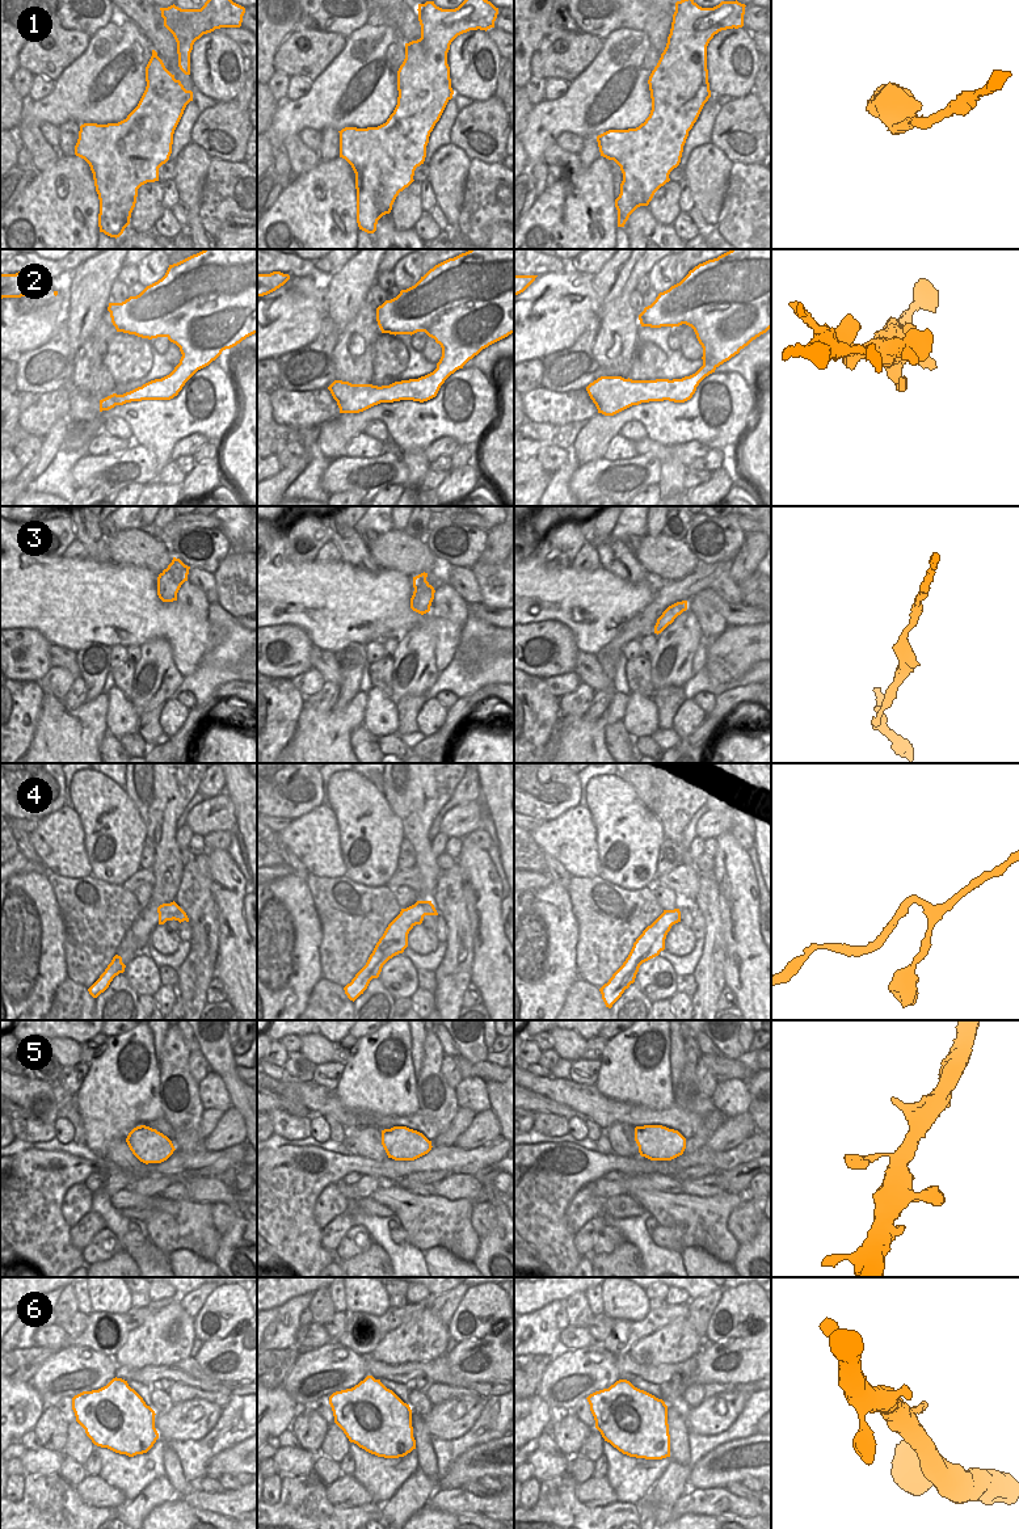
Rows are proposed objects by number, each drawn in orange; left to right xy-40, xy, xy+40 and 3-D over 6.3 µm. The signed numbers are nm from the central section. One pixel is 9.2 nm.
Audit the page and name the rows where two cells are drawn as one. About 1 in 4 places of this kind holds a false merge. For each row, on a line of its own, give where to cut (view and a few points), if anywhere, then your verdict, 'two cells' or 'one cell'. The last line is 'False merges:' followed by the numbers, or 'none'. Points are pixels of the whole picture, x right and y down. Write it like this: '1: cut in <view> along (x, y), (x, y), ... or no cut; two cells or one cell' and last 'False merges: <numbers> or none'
1: no cut; one cell
2: no cut; one cell
3: no cut; one cell
4: no cut; one cell
5: no cut; one cell
6: no cut; one cell
False merges: none

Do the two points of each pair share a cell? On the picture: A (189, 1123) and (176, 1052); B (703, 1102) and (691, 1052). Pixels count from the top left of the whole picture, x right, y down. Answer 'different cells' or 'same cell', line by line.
A: same cell
B: same cell

